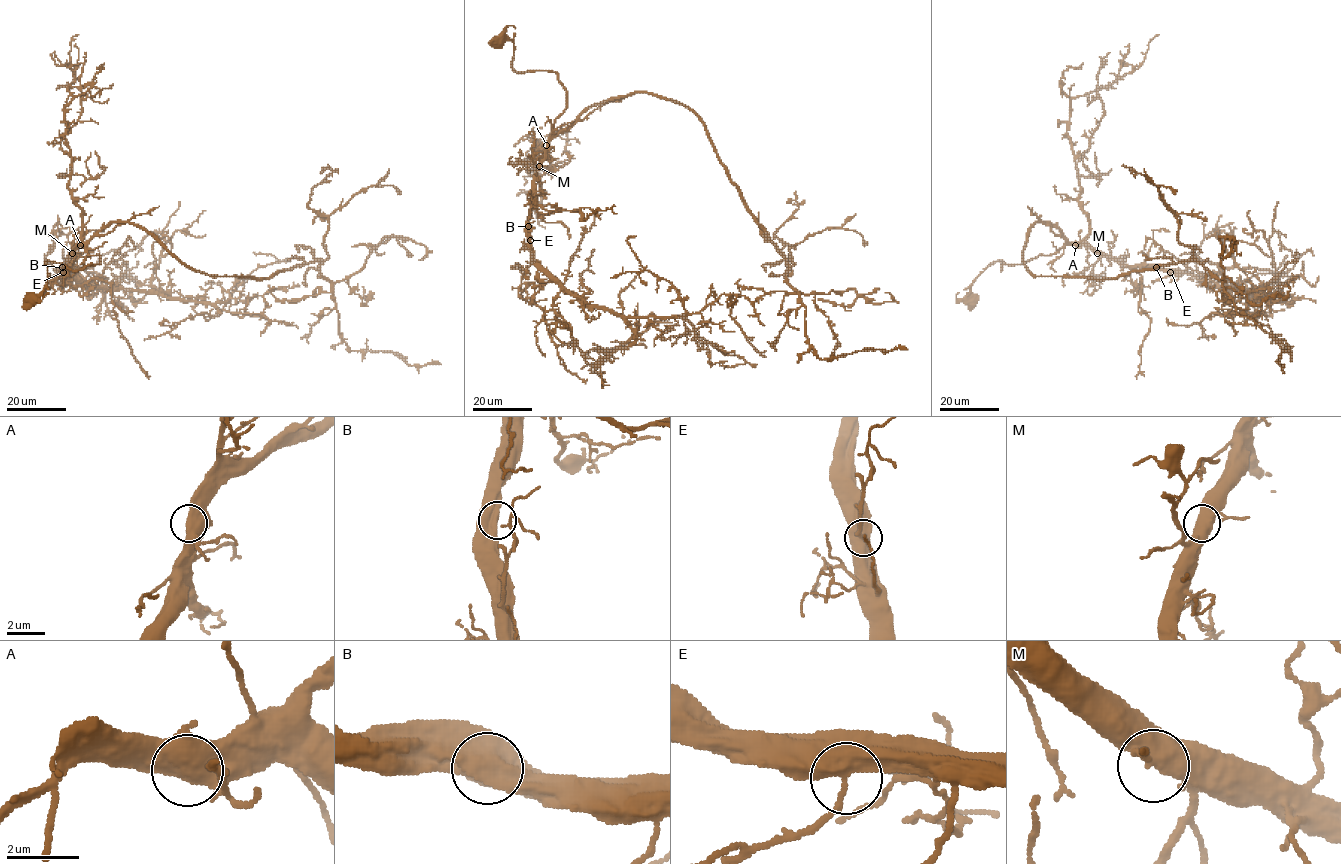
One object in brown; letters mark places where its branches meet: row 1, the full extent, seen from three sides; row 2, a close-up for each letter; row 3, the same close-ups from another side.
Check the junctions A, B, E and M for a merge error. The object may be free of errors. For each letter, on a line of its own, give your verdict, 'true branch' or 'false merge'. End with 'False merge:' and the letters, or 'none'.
A: true branch
B: true branch
E: true branch
M: true branch
False merge: none

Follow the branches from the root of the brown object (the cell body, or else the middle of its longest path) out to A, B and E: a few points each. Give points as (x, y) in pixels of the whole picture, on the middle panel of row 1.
A: (500, 41), (513, 42), (512, 67), (517, 72), (553, 71), (566, 91), (566, 108), (555, 120), (546, 144)
B: (500, 41), (513, 42), (517, 72), (553, 71), (566, 91), (566, 108), (536, 174), (528, 226)
E: (500, 41), (513, 42), (517, 72), (553, 71), (566, 91), (566, 108), (535, 177), (530, 240)

